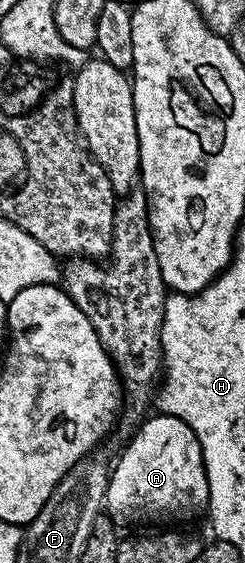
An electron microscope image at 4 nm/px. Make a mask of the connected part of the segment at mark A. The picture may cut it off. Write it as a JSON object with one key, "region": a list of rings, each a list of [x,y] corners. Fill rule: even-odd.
{"region":[[[153,414],[153,419],[148,419],[136,431],[136,436],[128,443],[128,448],[120,455],[120,460],[114,463],[108,476],[108,492],[104,498],[104,506],[107,514],[111,516],[117,524],[123,523],[148,523],[151,519],[188,519],[191,515],[196,515],[205,510],[208,506],[208,478],[206,477],[206,465],[202,457],[202,445],[198,445],[198,437],[194,437],[194,429],[190,429],[190,425],[186,425],[186,421],[182,421],[178,417],[170,417],[169,415]]]}

